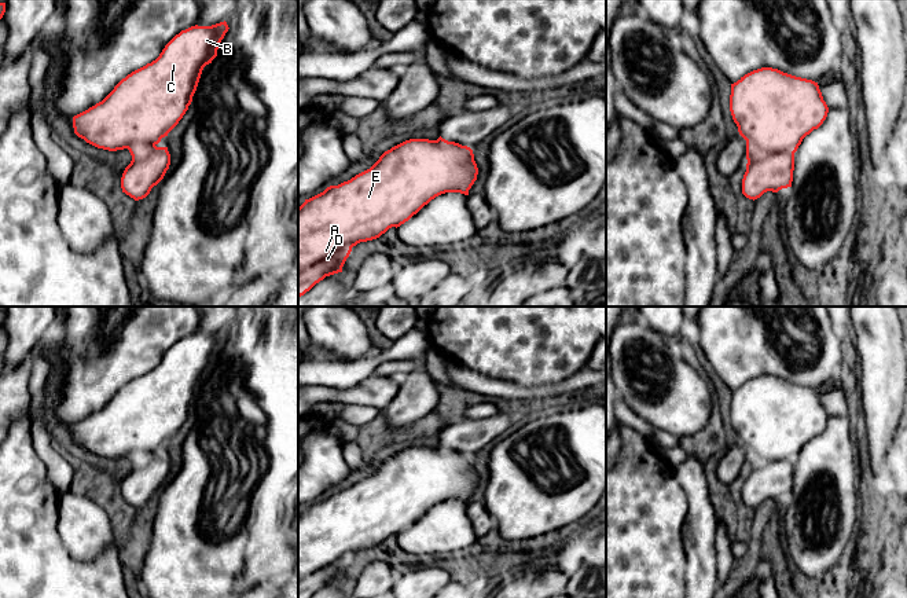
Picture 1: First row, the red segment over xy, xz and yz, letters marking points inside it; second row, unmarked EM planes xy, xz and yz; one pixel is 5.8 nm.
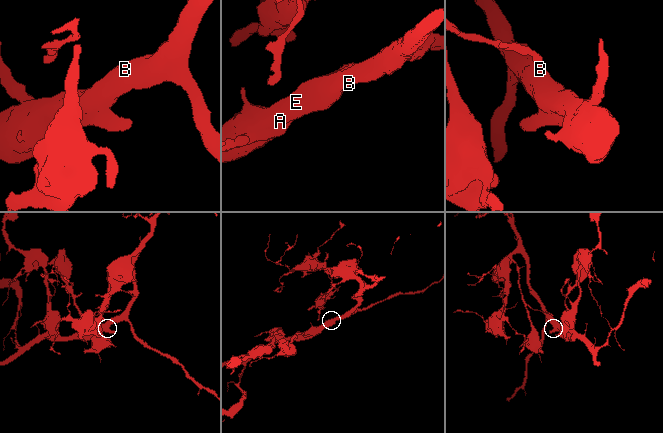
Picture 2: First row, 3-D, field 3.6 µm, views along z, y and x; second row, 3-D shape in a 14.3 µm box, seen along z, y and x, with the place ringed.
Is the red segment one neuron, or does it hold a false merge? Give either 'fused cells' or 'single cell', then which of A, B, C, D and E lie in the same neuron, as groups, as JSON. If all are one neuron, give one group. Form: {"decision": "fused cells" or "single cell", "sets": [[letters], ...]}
{"decision": "fused cells", "sets": [["A", "B", "C", "E"], ["D"]]}

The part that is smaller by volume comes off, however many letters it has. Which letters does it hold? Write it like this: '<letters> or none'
D

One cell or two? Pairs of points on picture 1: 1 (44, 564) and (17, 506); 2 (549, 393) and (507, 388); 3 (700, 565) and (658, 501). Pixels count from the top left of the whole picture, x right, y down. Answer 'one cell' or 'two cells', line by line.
1: one cell
2: one cell
3: two cells

